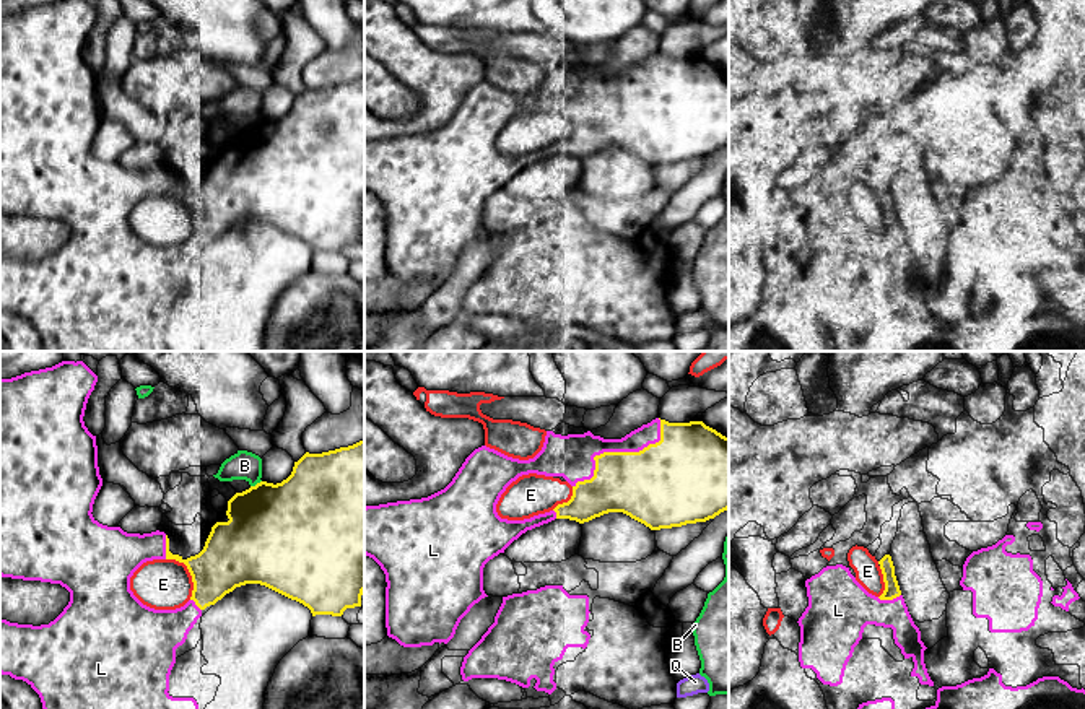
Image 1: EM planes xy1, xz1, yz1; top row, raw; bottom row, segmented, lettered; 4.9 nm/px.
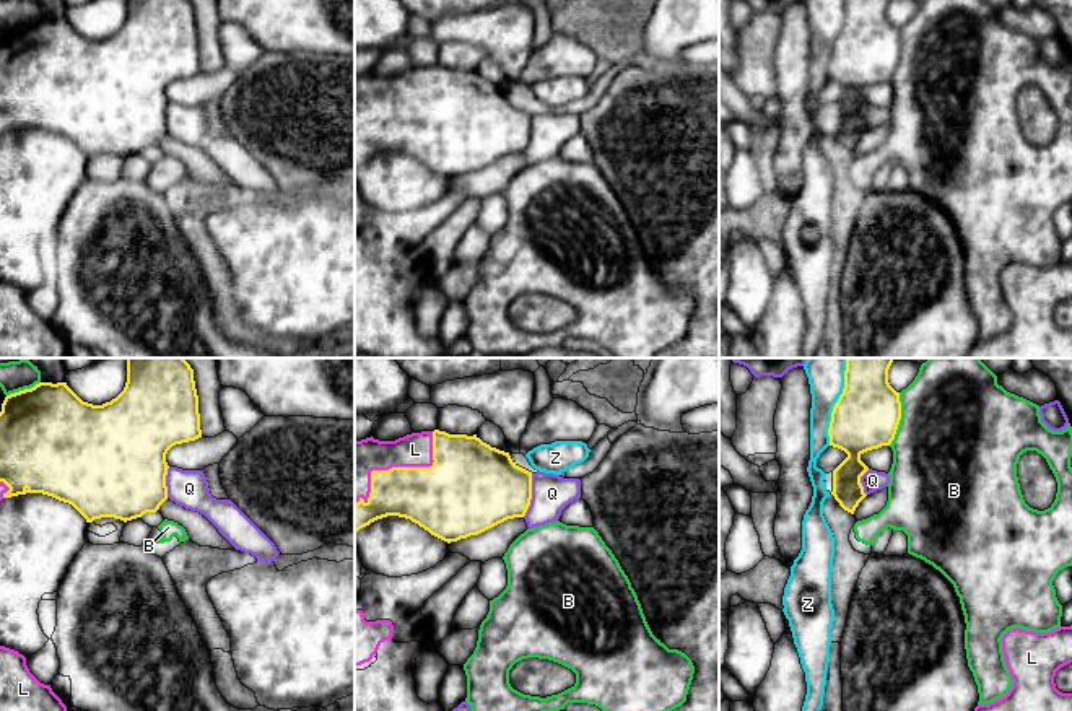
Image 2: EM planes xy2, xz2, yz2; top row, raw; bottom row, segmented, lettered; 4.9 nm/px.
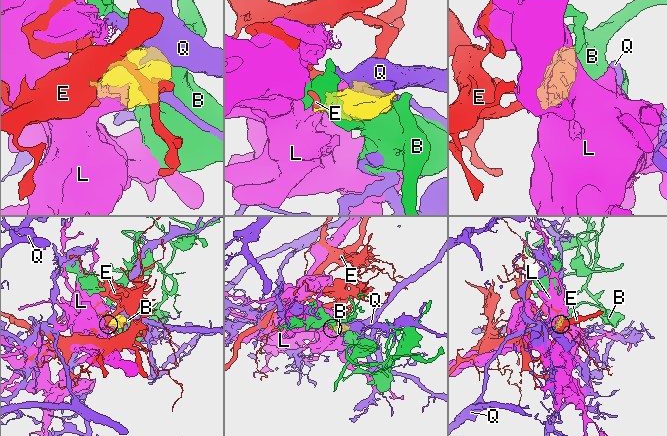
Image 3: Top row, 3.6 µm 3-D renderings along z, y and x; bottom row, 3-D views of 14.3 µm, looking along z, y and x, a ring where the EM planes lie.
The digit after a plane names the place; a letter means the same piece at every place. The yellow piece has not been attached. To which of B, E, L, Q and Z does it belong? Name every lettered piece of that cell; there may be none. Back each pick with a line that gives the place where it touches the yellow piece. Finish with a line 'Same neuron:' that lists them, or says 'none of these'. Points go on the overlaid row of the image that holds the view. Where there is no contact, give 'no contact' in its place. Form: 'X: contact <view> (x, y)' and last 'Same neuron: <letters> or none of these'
L: contact xz2 (399, 467)
Same neuron: L

